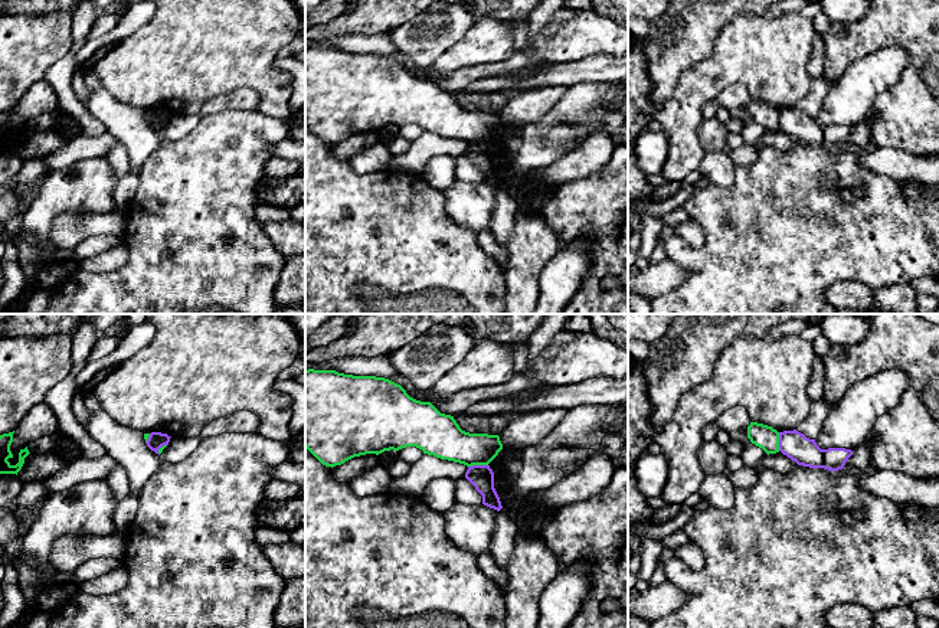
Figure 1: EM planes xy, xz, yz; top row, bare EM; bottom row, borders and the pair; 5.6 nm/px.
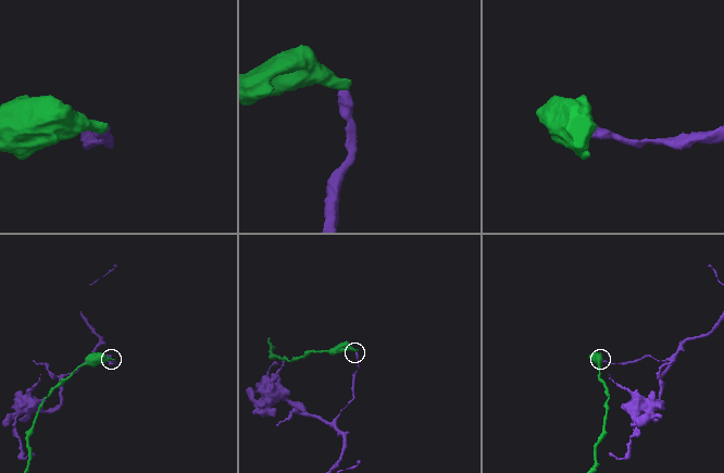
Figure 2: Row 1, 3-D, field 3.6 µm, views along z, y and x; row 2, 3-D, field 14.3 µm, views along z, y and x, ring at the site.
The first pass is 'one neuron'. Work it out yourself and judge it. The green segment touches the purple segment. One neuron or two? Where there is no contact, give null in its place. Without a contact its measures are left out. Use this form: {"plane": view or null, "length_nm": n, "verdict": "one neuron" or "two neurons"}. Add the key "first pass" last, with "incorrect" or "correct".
{"plane": "xz", "length_nm": 110, "verdict": "two neurons", "first pass": "incorrect"}

